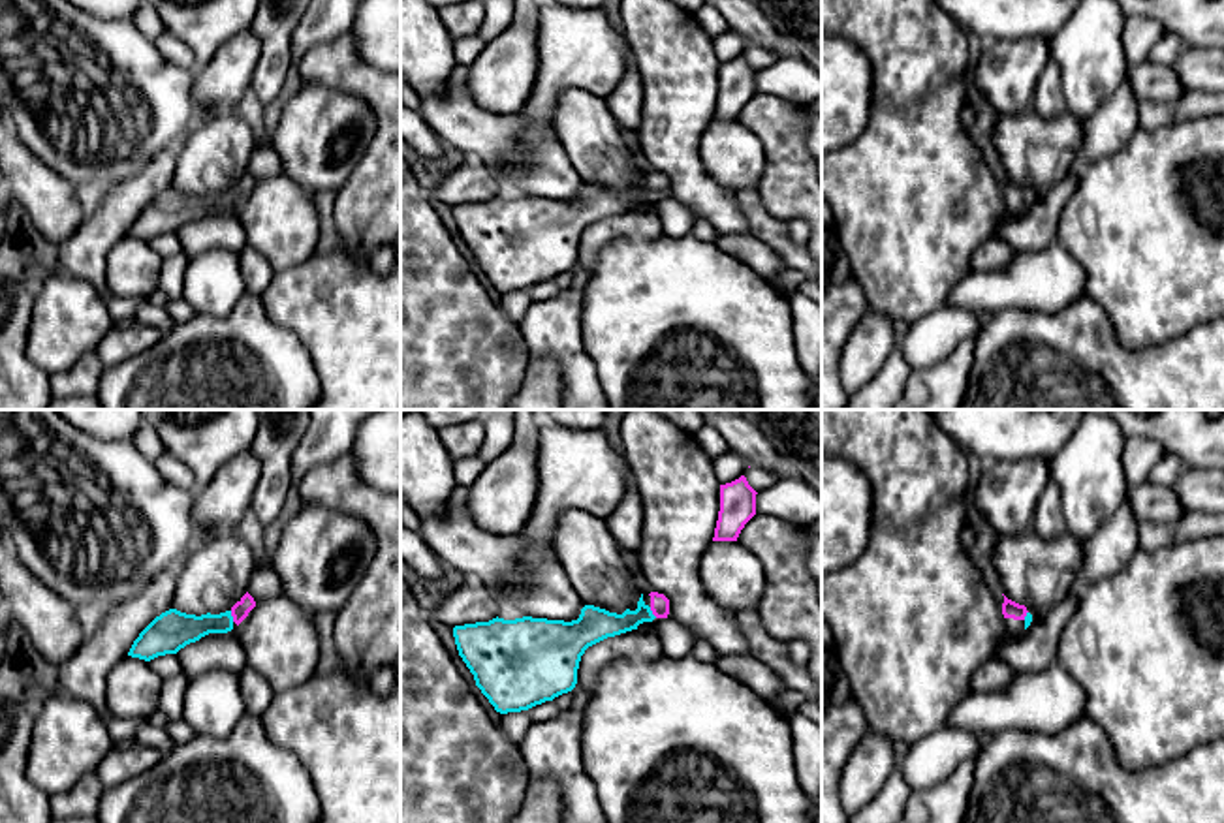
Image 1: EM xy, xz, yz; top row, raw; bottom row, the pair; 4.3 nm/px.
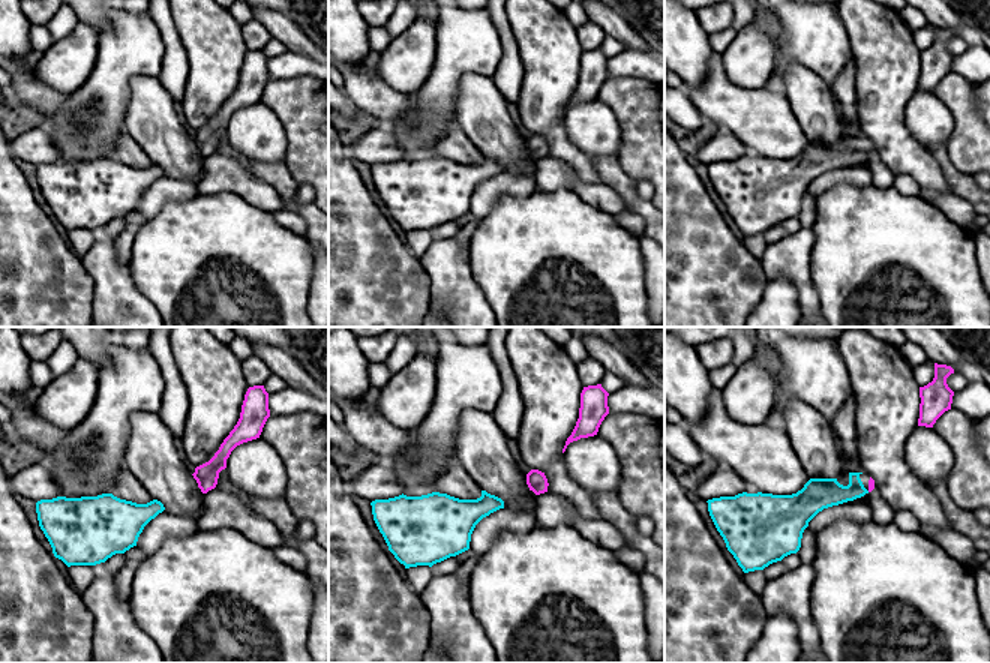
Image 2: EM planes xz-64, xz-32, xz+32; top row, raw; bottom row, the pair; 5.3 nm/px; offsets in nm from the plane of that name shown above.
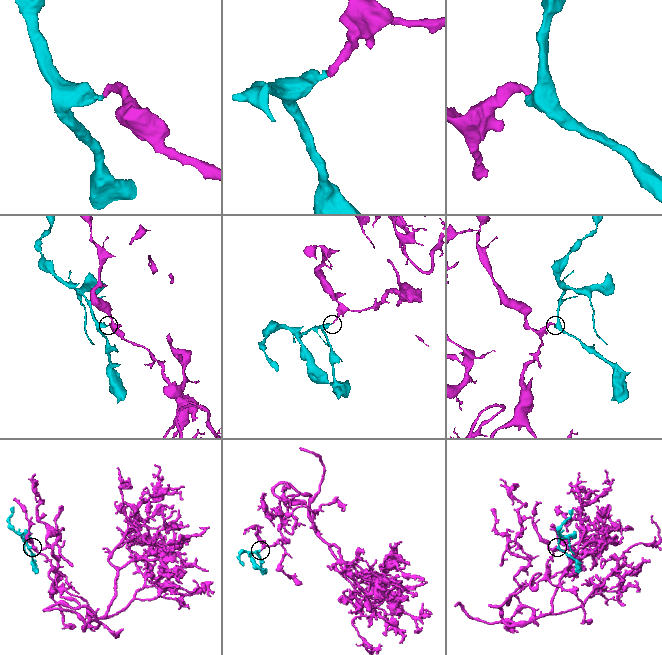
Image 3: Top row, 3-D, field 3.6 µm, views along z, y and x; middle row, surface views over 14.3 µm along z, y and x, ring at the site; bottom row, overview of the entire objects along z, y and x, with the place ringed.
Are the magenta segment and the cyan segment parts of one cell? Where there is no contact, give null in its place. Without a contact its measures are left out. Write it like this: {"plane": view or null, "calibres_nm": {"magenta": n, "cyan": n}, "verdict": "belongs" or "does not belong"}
{"plane": "xy", "calibres_nm": {"magenta": 80, "cyan": 160}, "verdict": "belongs"}

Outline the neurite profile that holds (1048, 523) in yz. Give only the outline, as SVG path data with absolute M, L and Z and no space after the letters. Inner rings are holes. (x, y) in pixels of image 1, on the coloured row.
M1047 483L1038 498L1032 532L1042 539L1055 539L1066 532L1064 513L1060 507L1060 489Z

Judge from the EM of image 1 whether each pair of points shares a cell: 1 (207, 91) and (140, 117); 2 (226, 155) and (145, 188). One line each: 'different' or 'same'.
1: different
2: different

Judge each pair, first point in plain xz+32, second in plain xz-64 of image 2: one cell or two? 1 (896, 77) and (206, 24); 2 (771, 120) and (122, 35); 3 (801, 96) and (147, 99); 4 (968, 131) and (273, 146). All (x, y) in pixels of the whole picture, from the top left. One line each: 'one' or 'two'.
1: one
2: two
3: one
4: two

